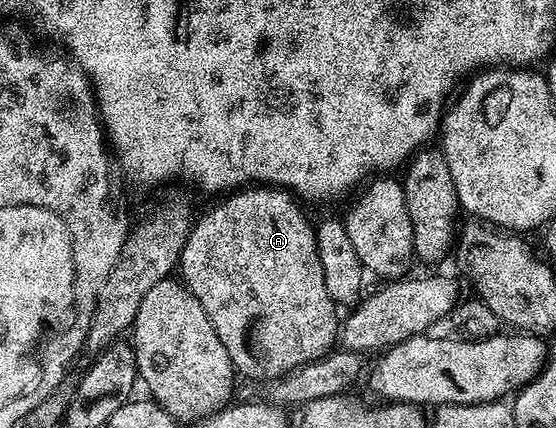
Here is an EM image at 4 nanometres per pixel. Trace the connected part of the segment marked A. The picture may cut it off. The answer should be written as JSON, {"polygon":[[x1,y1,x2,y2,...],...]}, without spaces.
{"polygon":[[251,185,218,202,222,201,193,224,177,270,182,282,204,305,204,313,212,321,216,337,224,341,235,372,239,376,281,377,321,355,329,355,340,335,340,311,328,293,328,285,324,285,315,224,310,224,298,208,299,200,281,187]]}

